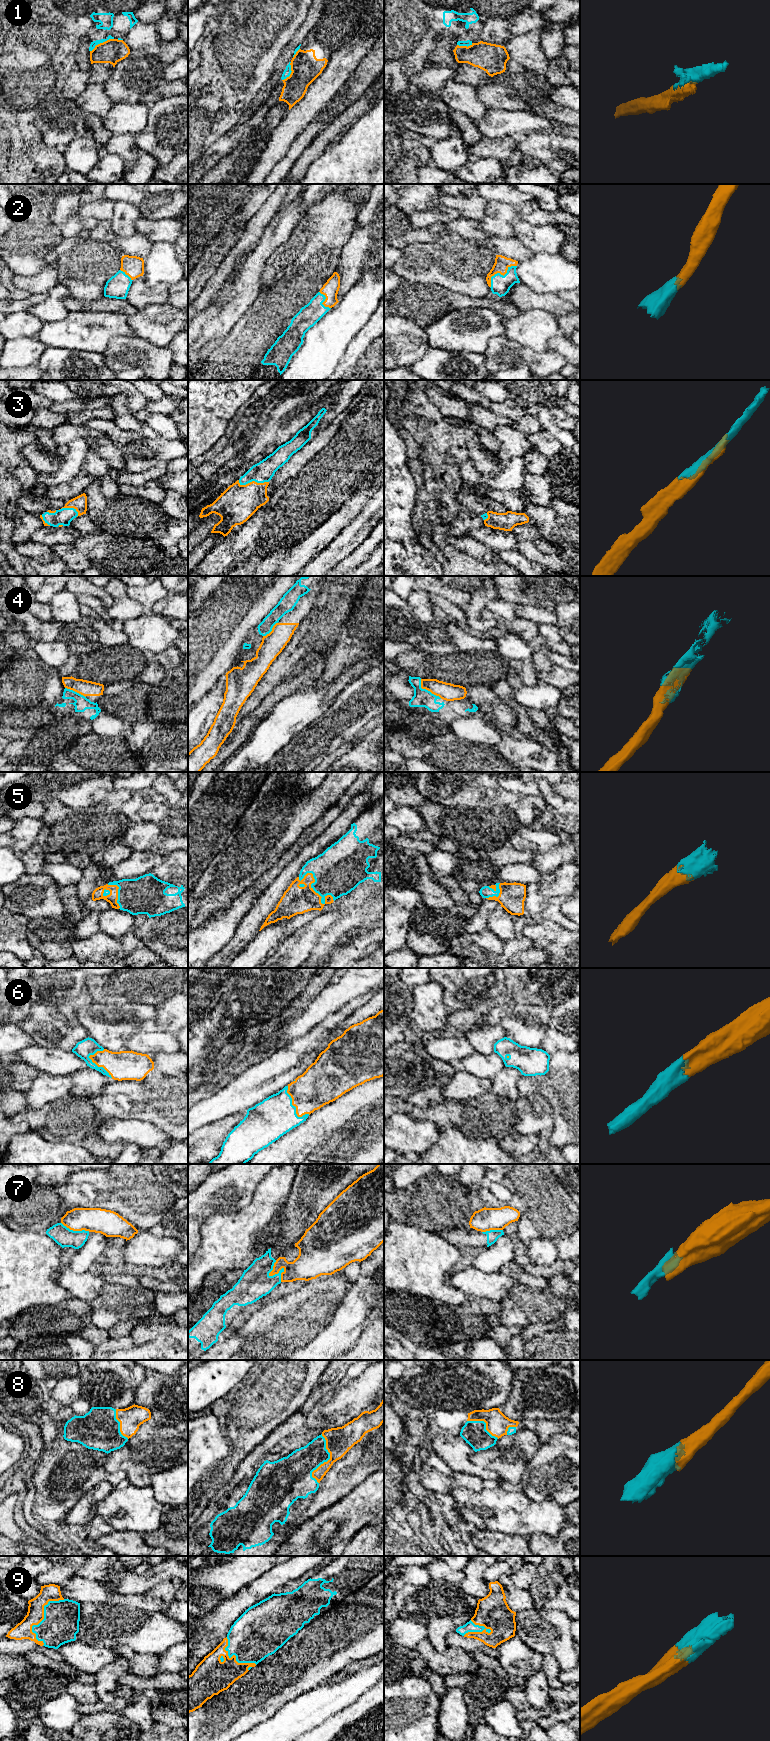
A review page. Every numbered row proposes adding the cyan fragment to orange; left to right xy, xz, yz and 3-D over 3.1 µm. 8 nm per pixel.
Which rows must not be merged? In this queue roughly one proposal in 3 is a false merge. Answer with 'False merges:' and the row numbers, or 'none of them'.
False merges: 1, 4, 7

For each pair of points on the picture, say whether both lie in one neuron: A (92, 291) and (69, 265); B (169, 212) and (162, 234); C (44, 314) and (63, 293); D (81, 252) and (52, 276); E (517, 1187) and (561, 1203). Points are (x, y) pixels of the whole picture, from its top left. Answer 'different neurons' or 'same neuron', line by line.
A: same neuron
B: different neurons
C: same neuron
D: different neurons
E: same neuron

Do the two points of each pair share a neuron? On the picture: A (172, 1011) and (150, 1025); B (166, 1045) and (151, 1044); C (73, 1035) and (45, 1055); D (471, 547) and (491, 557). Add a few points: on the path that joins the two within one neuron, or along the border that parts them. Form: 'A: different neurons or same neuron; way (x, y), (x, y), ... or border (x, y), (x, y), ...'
A: same neuron; way (168, 1017), (156, 1027)
B: same neuron; way (162, 1044), (155, 1044)
C: different neurons; border (34, 1043), (44, 1047), (57, 1047), (71, 1051)
D: same neuron; way (476, 549), (486, 555)

